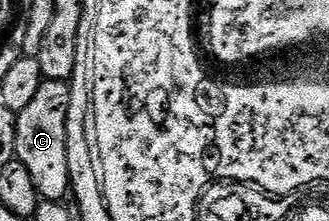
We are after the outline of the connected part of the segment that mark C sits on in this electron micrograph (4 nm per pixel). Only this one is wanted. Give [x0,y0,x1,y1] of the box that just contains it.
[16,80,70,200]

